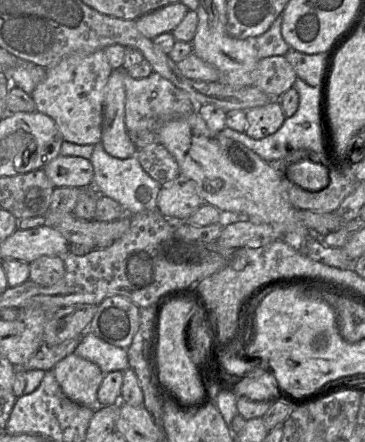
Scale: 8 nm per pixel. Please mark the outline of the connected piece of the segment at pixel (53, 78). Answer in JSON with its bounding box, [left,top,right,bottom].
[31,50,112,145]

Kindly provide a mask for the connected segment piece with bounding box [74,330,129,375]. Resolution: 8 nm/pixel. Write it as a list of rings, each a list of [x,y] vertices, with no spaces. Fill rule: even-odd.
[[[88,330],[82,335],[74,353],[98,365],[104,375],[129,368],[127,349],[114,346]]]

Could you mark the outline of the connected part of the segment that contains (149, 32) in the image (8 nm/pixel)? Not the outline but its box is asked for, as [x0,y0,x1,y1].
[135,2,189,39]

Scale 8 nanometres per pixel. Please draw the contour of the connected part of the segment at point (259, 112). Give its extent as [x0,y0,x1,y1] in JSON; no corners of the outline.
[245,99,285,139]

